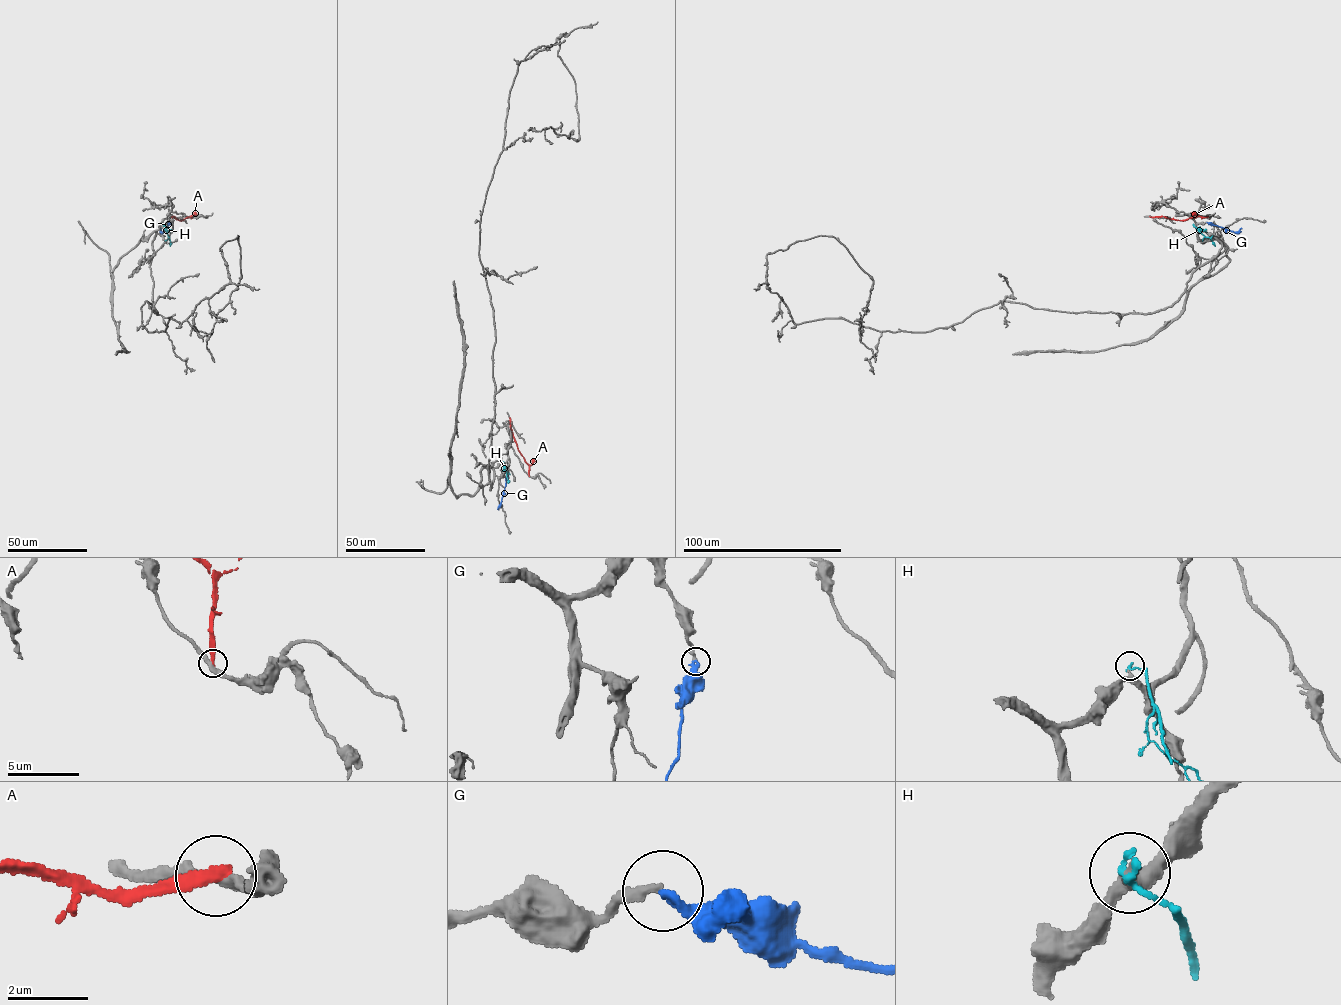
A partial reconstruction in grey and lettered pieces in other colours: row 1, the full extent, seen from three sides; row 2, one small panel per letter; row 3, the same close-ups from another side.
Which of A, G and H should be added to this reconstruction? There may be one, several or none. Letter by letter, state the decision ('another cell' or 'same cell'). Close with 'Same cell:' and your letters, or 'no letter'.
A: another cell
G: same cell
H: another cell
Same cell: G

